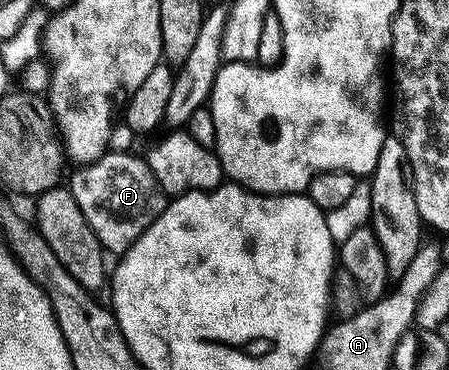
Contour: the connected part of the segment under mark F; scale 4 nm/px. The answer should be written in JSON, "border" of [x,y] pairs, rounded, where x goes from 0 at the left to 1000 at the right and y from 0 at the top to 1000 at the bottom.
{"border":[[[236,411],[232,424],[183,454],[174,478],[151,481],[149,505],[167,527],[203,624],[220,646],[236,686],[267,689],[287,676],[336,614],[372,551],[372,527],[350,497],[341,465],[321,432],[294,424],[287,414]]]}

